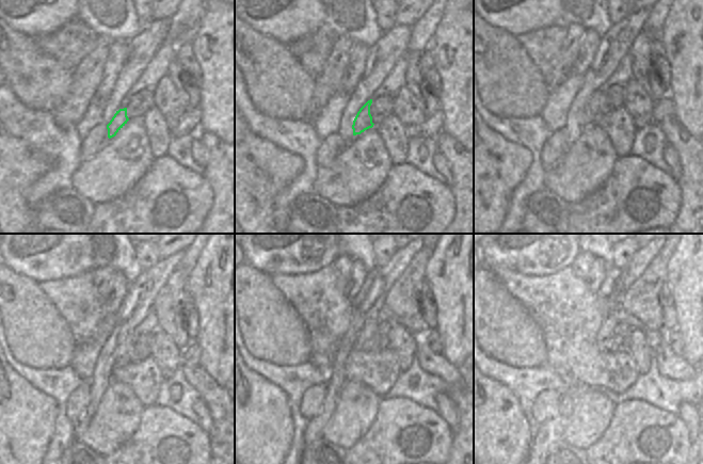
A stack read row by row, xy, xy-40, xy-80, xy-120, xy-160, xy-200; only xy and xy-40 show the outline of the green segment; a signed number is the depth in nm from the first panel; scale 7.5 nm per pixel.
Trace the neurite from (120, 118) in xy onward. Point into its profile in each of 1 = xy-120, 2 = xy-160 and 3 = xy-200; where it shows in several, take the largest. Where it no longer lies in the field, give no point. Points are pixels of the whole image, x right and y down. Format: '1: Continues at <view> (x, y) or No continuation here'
1: Continues at xy-120 (124, 339)
2: Continues at xy-160 (366, 335)
3: Continues at xy-200 (605, 334)

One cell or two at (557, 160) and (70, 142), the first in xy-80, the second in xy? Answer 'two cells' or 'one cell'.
two cells

